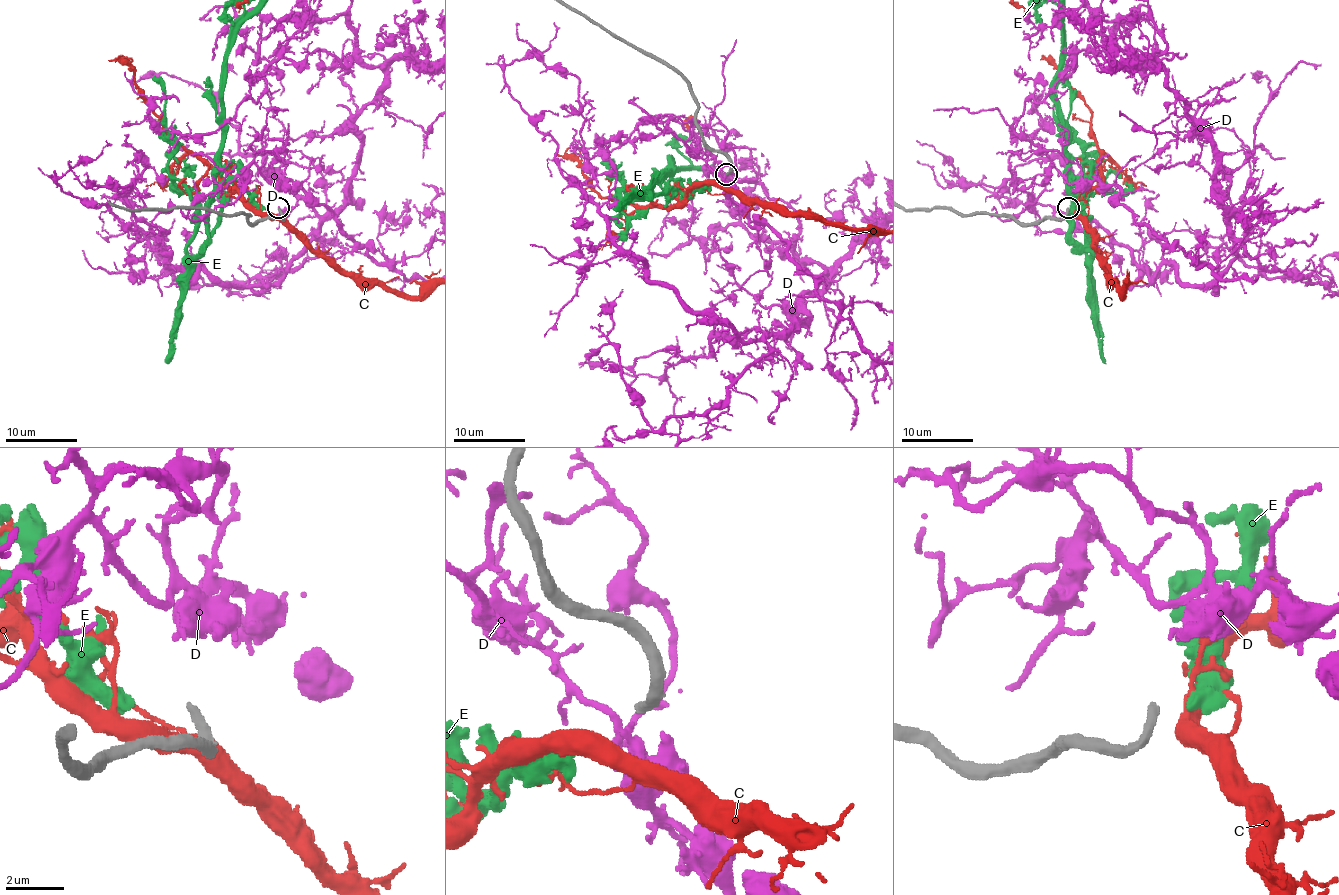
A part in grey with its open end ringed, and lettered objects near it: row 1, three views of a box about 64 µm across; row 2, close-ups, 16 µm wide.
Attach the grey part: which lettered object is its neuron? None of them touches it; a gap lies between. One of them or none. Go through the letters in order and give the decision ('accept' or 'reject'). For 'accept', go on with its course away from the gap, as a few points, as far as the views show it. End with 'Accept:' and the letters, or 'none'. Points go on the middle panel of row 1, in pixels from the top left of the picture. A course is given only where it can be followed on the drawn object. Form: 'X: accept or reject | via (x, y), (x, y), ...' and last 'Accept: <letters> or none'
C: reject
D: reject
E: reject
Accept: none

